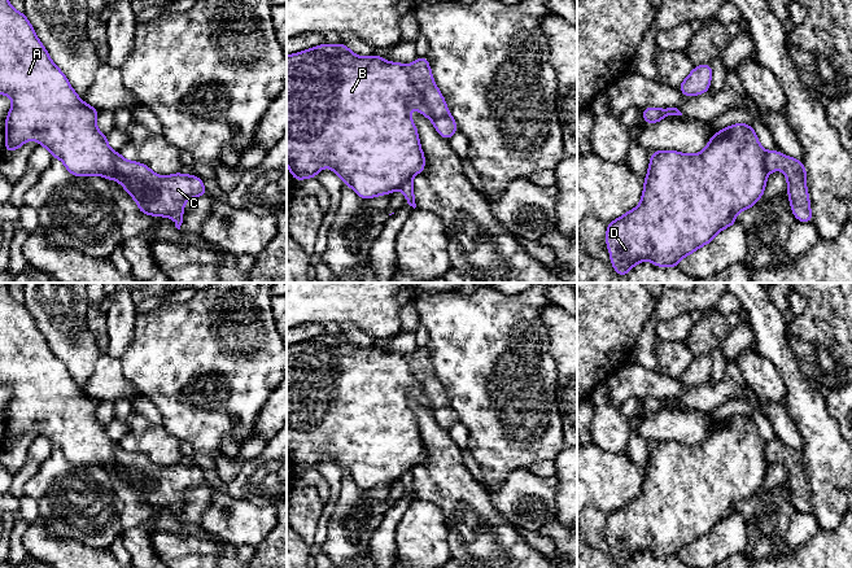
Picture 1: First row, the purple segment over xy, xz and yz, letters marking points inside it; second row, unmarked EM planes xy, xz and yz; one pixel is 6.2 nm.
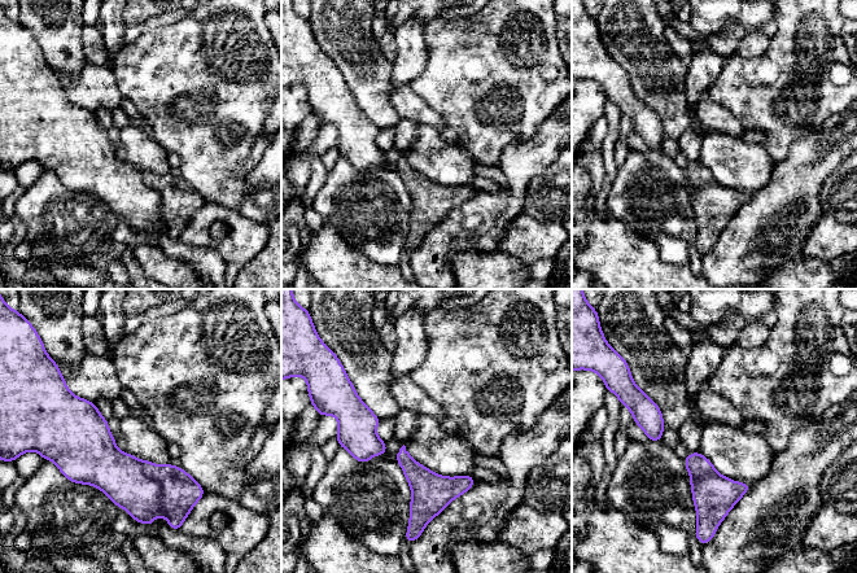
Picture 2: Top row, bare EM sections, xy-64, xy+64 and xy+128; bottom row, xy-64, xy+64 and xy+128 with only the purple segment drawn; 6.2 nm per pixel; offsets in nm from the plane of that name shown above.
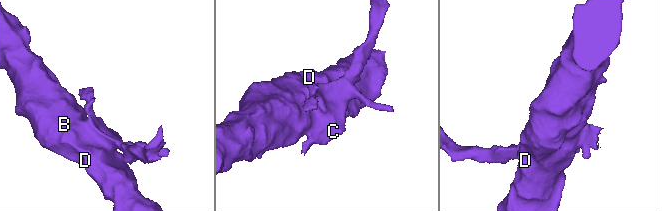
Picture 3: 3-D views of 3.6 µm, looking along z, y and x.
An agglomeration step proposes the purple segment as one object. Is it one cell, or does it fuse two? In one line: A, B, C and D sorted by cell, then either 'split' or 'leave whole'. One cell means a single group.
A B D / C | split

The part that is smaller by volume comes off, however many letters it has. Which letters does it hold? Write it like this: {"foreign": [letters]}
{"foreign": ["C"]}

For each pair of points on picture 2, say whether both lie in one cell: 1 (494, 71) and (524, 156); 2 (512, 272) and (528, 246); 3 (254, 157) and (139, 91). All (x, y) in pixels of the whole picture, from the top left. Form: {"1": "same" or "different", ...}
{"1": "different", "2": "different", "3": "different"}

